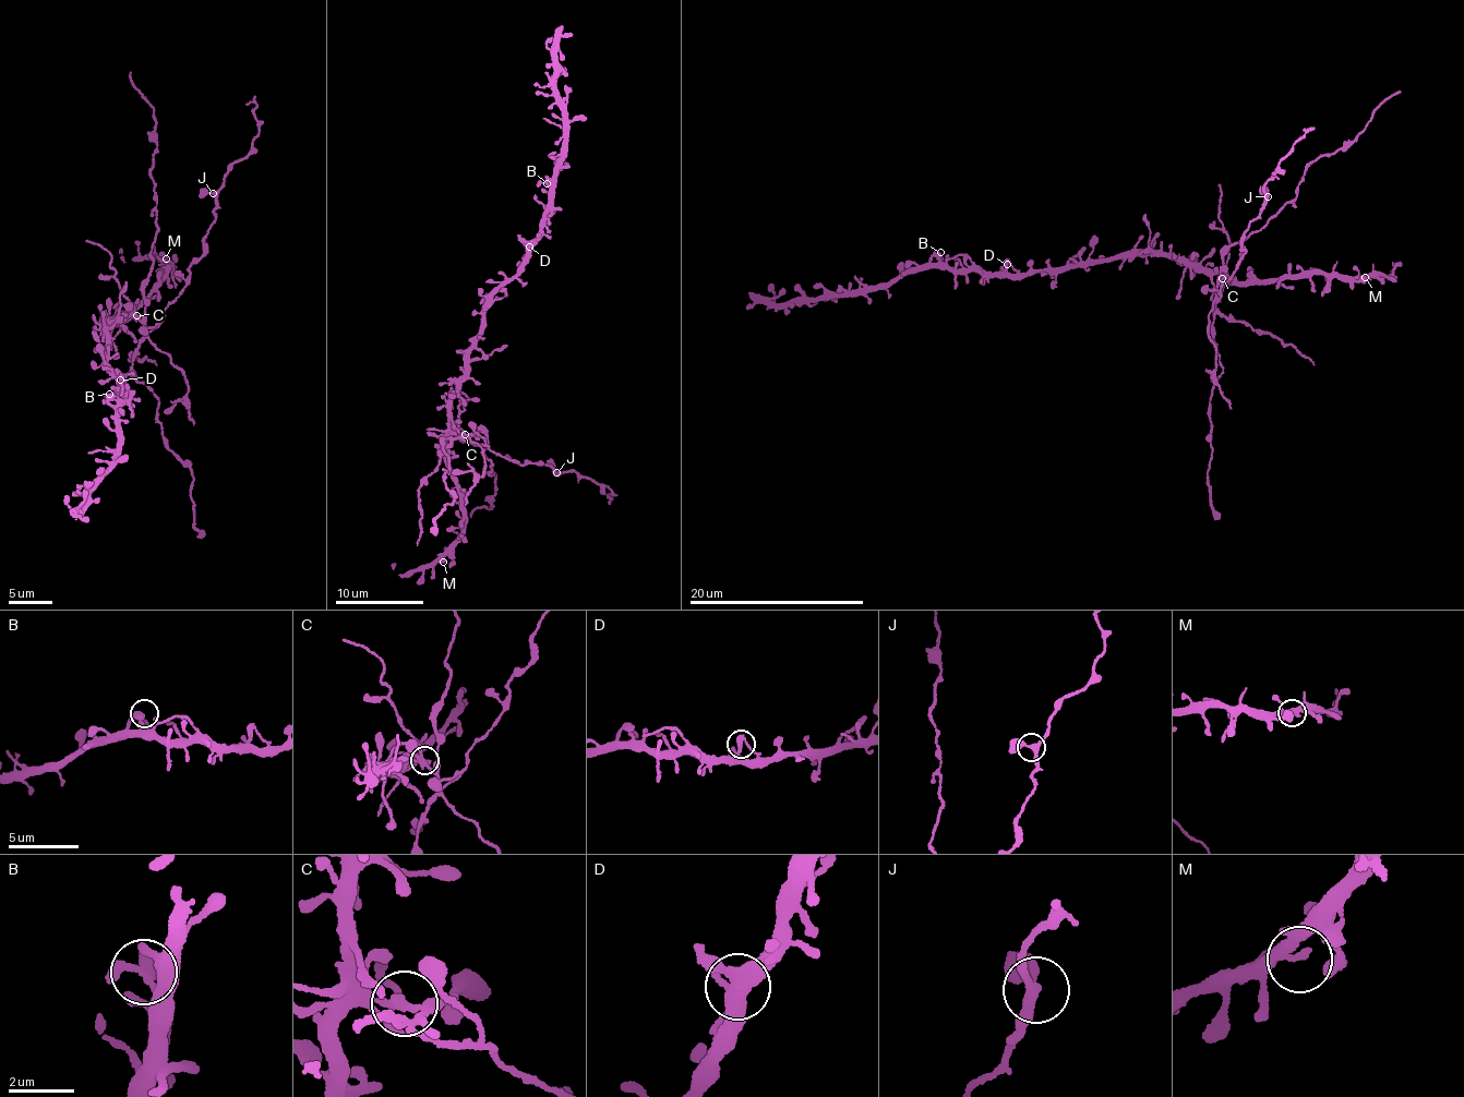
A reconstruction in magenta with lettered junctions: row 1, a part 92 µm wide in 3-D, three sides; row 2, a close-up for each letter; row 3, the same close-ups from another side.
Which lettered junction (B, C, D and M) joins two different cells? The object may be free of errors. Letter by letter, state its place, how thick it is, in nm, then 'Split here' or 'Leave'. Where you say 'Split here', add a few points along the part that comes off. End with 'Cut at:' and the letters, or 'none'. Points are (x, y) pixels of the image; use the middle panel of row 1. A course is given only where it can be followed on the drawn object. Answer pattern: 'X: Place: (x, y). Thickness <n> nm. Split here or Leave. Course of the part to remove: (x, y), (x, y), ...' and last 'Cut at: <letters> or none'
B: Place: (547, 183). Thickness 280 nm. Leave
C: Place: (465, 434). Thickness 240 nm. Split here. Course of the part to remove: (465, 435), (519, 462), (541, 460), (554, 471), (575, 471), (601, 486), (604, 483), (611, 489), (609, 504)
D: Place: (529, 246). Thickness 240 nm. Leave
M: Place: (443, 562). Thickness 320 nm. Leave
Cut at: C

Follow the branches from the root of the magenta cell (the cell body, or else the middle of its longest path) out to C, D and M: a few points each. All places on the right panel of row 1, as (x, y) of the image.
C: (1131, 255), (1174, 257), (1204, 270), (1222, 273), (1226, 276), (1223, 278)
D: (1131, 255), (1115, 255), (1020, 274), (1007, 264)
M: (1131, 255), (1174, 257), (1204, 270), (1226, 274), (1235, 282), (1252, 286), (1303, 278), (1311, 273), (1365, 277)

